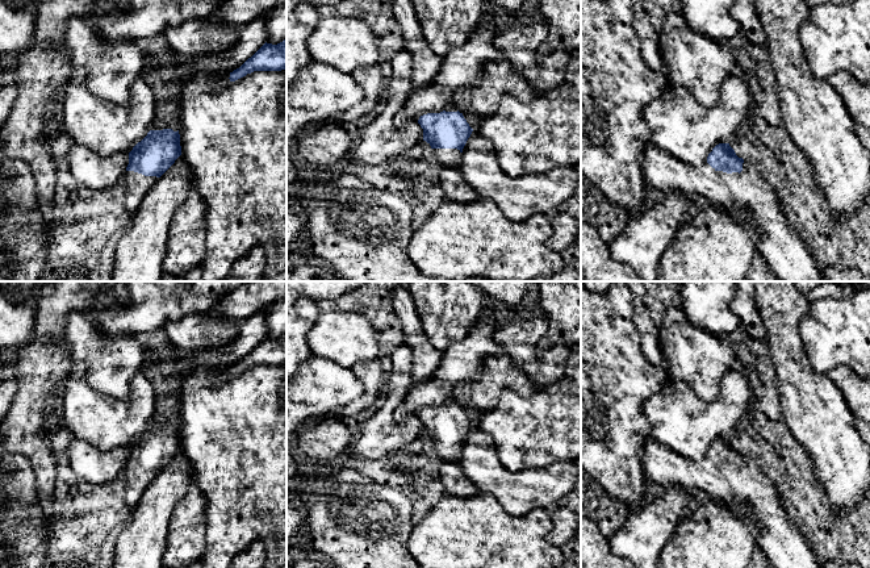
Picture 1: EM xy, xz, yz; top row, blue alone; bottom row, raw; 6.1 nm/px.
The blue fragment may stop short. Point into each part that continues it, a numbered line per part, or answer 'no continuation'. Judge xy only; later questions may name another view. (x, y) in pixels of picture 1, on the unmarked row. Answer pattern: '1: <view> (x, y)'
1: xy (137, 480)

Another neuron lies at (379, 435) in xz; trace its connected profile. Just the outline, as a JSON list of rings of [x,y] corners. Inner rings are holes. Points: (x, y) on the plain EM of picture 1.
[[[406,343],[394,348],[392,364],[393,369],[386,379],[389,388],[385,404],[360,426],[346,454],[380,459],[423,435],[423,423],[418,417],[410,417],[401,425],[394,422],[394,412],[405,400],[411,383],[413,351]]]

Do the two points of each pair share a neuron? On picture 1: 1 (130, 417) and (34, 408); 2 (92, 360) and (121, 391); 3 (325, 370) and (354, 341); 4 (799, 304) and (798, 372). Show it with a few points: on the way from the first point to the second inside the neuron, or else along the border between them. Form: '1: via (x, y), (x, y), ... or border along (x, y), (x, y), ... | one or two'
1: border along (68, 380), (65, 388), (63, 426) | two
2: via (100, 368), (114, 383) | one
3: border along (313, 354), (351, 368) | two
4: via (789, 321), (789, 355) | one

